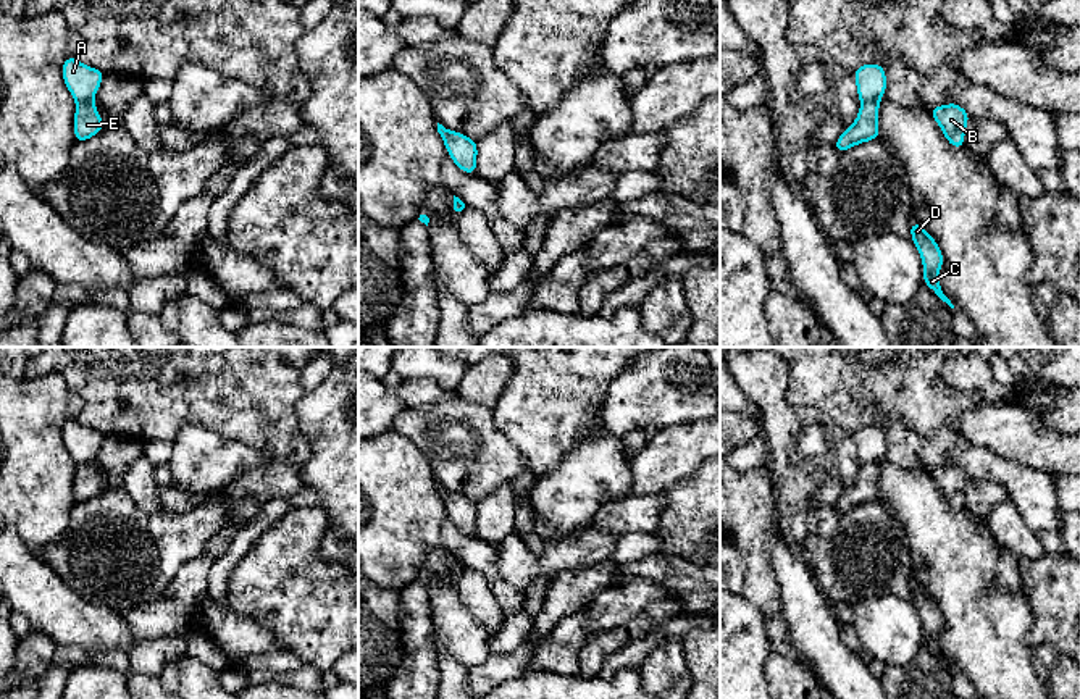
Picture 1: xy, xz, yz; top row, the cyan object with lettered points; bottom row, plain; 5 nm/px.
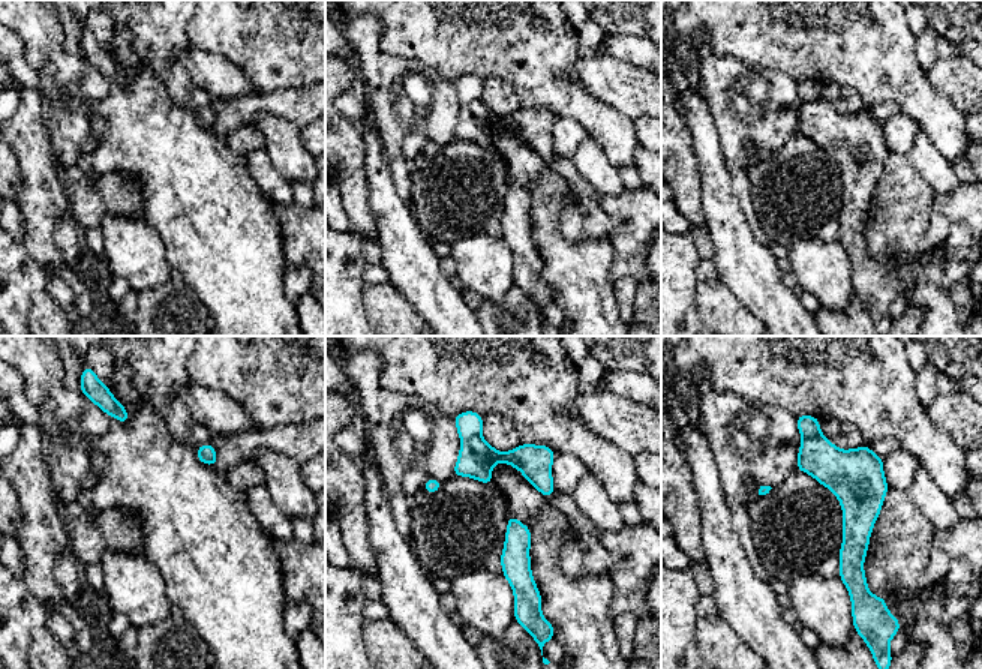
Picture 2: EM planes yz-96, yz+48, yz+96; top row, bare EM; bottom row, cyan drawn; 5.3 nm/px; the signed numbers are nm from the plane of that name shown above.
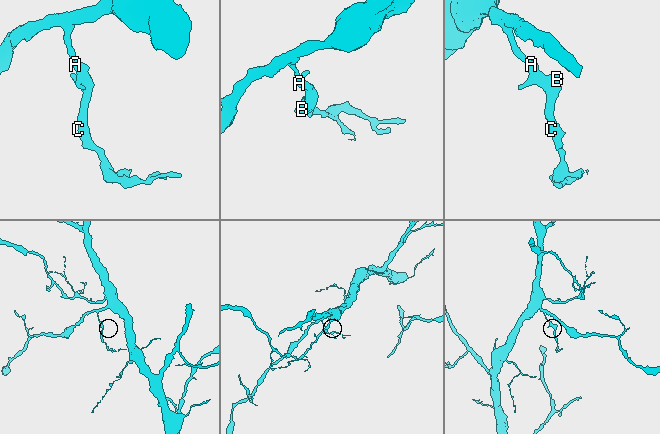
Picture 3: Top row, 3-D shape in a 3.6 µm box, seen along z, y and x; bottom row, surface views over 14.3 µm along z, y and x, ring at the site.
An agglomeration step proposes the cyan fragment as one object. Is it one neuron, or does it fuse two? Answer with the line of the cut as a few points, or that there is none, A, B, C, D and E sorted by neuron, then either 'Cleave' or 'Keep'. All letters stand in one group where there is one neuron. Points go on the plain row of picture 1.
Split along yz (879, 459), (862, 465). Groups: A / B C D E. Cleave

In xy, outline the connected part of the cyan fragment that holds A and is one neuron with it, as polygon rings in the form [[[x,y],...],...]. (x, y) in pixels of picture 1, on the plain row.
[[[66,418],[61,436],[73,460],[81,465],[92,462],[105,434],[79,425],[76,418]]]

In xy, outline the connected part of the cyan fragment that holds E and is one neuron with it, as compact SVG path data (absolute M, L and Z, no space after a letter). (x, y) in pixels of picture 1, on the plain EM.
M92 462L81 463L74 475L74 499L76 504L84 504L103 491L103 483L97 475L97 468Z

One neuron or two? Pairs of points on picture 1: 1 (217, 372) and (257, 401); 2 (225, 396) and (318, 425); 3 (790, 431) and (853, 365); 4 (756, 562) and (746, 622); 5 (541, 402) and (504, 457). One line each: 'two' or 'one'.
1: one
2: two
3: two
4: two
5: two

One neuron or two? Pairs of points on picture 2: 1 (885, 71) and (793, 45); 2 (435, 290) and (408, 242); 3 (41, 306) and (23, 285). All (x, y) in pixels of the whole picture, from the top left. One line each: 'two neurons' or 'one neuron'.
1: one neuron
2: one neuron
3: two neurons

